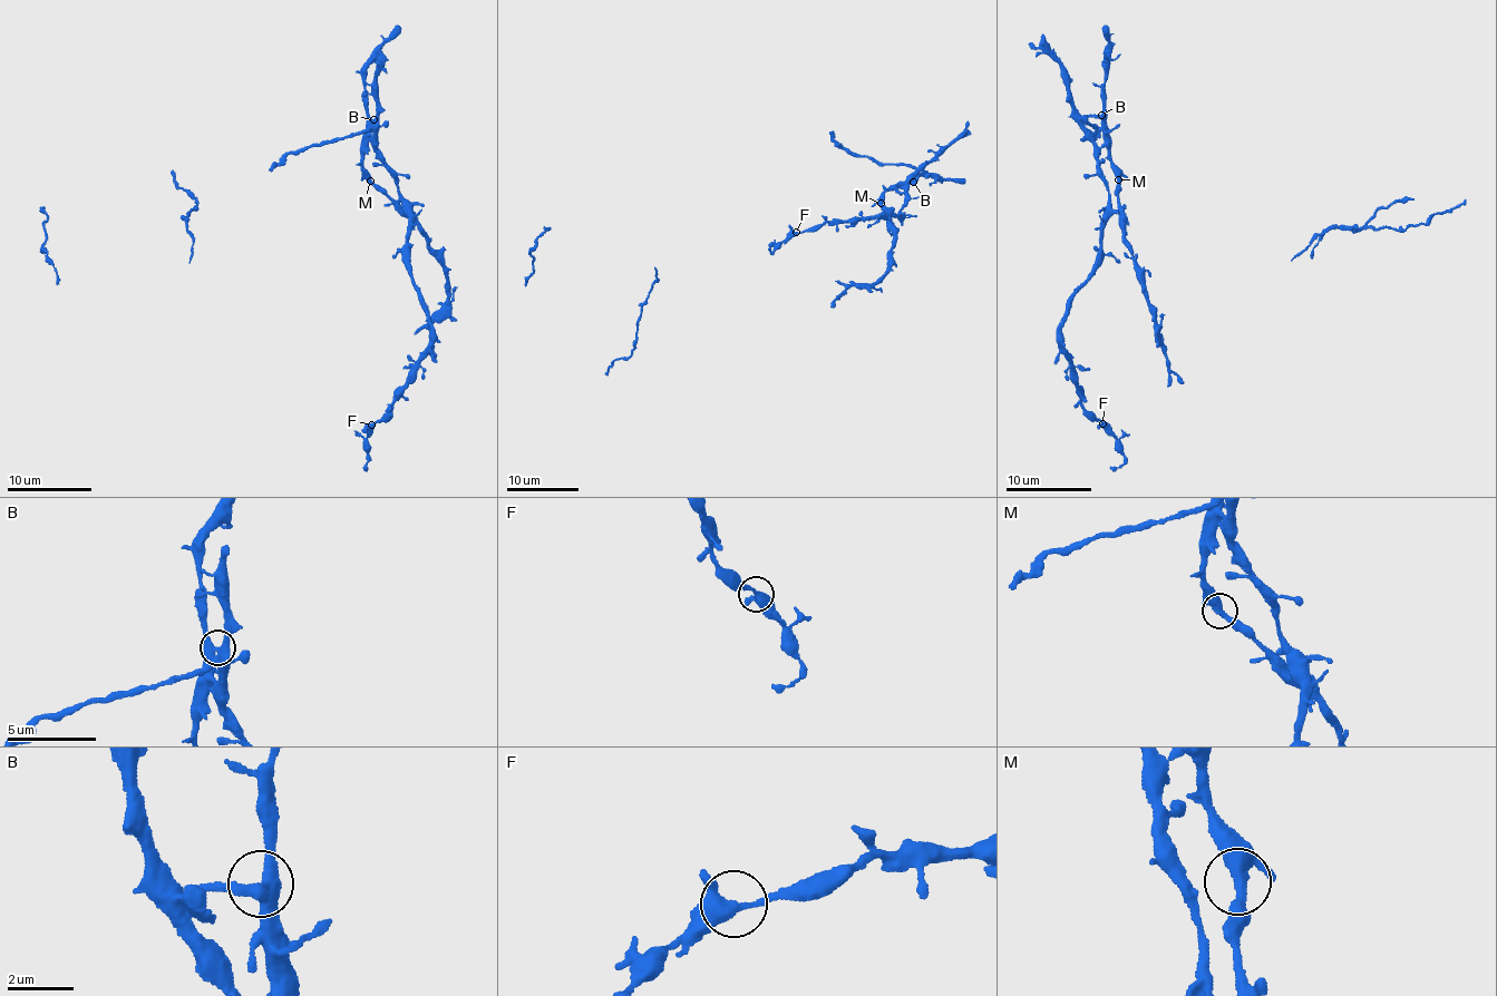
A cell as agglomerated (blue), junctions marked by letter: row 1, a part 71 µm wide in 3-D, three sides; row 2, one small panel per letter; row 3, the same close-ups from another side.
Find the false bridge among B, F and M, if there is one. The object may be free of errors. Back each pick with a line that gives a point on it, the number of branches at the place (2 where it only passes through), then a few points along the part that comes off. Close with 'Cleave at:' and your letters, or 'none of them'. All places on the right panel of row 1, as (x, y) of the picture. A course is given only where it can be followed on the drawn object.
B: at (1101, 115); 3 branches meet; foreign part runs (1101, 115), (1086, 115), (1082, 120), (1096, 124), (1095, 128), (1099, 128), (1091, 137), (1080, 140)
Cleave at: B

